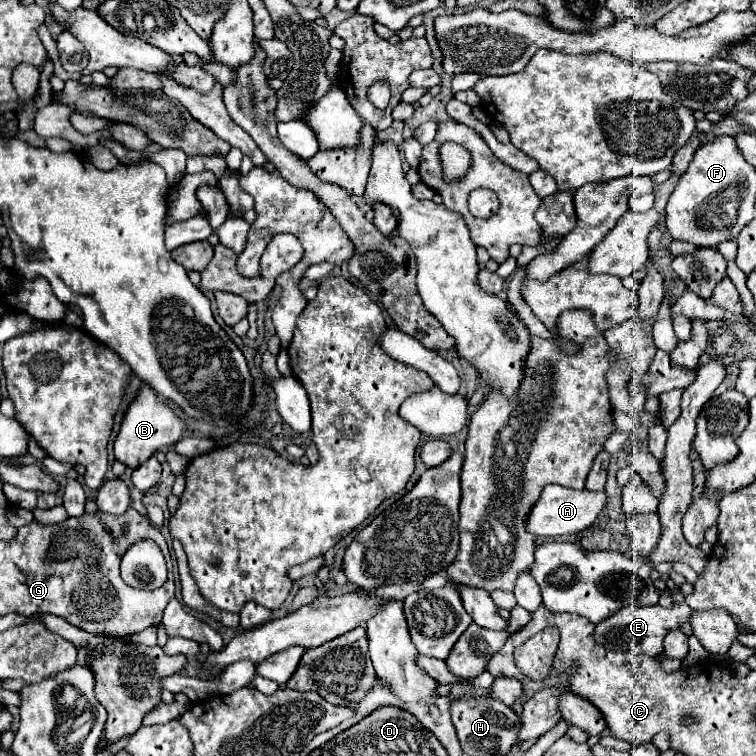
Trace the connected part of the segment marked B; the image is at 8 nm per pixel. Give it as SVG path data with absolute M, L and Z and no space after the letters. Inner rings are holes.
M146 385L140 389L138 397L134 399L134 403L128 407L126 415L124 415L124 421L122 421L122 427L120 427L120 433L114 441L114 455L116 455L116 461L124 463L126 467L130 469L136 469L140 467L148 457L152 457L156 451L164 449L164 447L170 447L174 445L180 437L184 437L188 431L184 427L184 421L178 419L174 415L174 411L164 405L156 393L152 389L148 389Z

